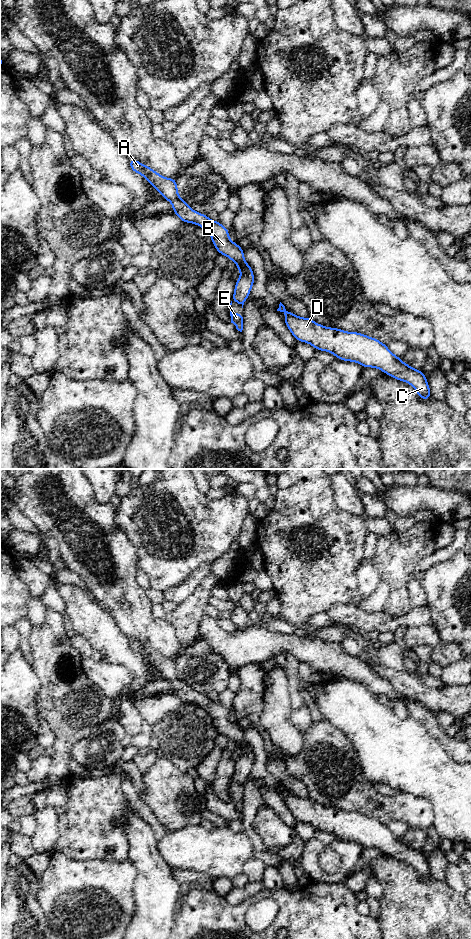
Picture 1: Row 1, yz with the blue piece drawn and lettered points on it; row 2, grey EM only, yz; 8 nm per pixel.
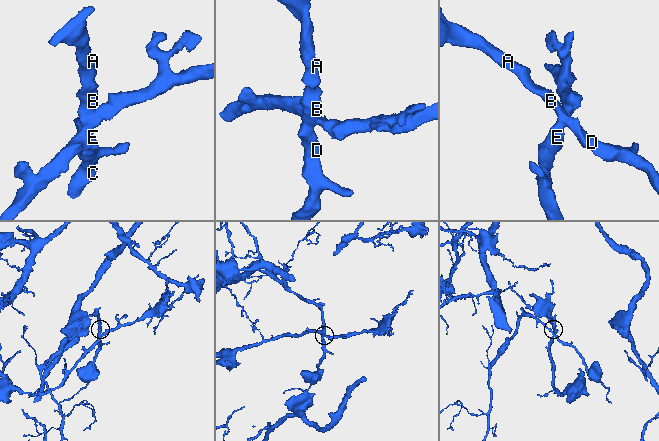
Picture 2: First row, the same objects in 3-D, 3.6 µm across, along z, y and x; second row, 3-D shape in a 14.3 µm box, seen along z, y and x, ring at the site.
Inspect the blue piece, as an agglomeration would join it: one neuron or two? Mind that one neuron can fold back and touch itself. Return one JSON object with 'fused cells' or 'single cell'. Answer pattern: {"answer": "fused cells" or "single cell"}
{"answer": "fused cells"}

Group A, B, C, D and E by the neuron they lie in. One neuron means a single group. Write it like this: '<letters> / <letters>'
A B C D / E

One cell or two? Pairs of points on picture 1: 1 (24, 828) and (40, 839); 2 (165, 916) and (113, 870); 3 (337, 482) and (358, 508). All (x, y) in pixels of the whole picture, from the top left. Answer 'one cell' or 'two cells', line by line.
1: two cells
2: two cells
3: one cell

